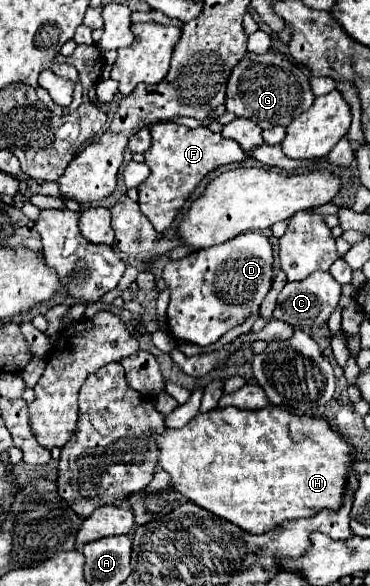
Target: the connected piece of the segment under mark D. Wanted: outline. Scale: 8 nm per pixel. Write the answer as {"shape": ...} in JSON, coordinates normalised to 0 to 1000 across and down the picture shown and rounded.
{"shape":[[[654,398],[600,418],[454,445],[438,459],[438,476],[459,497],[449,534],[459,568],[486,582],[546,592],[589,582],[611,565],[697,534],[708,510],[735,490],[735,462],[741,425],[708,398]]]}

